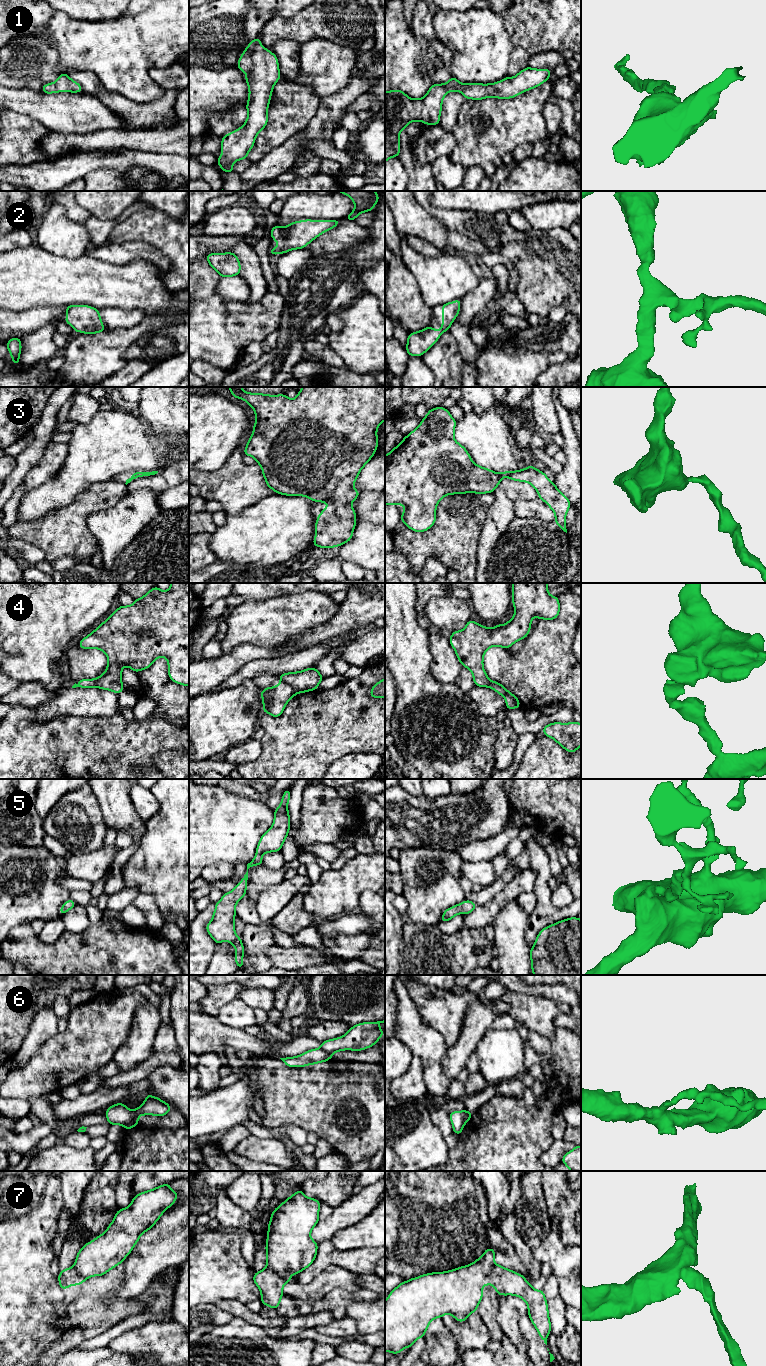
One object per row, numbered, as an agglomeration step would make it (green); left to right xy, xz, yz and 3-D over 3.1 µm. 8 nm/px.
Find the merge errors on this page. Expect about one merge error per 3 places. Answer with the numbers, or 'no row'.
4, 6

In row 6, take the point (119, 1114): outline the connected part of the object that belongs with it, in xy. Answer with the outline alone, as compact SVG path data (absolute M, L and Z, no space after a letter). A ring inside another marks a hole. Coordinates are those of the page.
M124 1103L111 1105L106 1109L106 1118L109 1125L118 1124L125 1126L133 1120L133 1110L127 1108Z

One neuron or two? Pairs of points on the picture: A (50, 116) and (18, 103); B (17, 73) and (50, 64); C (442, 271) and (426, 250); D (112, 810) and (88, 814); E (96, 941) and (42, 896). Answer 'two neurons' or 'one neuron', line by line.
A: one neuron
B: one neuron
C: two neurons
D: two neurons
E: two neurons

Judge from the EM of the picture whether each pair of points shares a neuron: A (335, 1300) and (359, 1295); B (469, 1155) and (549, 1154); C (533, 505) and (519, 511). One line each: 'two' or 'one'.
A: one
B: two
C: one

